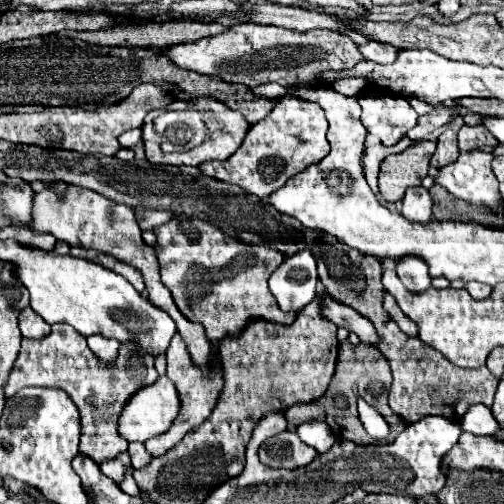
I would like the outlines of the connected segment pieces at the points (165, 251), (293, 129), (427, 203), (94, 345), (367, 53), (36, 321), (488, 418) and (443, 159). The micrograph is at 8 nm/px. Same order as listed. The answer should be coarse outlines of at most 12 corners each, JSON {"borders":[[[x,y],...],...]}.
{"borders":[[[184,214],[154,228],[162,282],[214,354],[282,314],[278,250]],[[284,96],[206,176],[258,198],[330,152],[316,102]],[[408,188],[402,216],[410,222],[432,218],[432,198],[426,188]],[[90,336],[88,346],[100,362],[116,362],[120,342]],[[368,40],[360,54],[378,64],[390,64],[396,50],[390,44]],[[24,308],[18,320],[24,338],[50,334],[50,324]],[[472,404],[460,418],[462,430],[492,436],[502,426],[484,404]],[[446,130],[438,138],[430,166],[440,170],[458,158],[456,132]]]}

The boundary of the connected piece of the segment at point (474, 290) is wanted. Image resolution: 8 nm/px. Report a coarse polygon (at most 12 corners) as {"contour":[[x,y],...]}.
{"contour":[[468,282],[466,290],[474,298],[488,298],[492,288]]}

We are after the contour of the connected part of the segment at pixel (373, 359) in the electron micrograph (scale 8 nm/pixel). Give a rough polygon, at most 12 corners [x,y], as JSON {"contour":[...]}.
{"contour":[[340,342],[334,398],[362,396],[390,422],[390,438],[406,422],[388,406],[390,366],[374,346]]}

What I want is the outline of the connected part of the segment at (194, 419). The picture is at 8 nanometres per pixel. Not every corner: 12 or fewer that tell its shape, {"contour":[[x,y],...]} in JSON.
{"contour":[[180,336],[168,346],[168,372],[180,412],[166,434],[144,444],[162,456],[214,410],[222,370],[202,382]]}

